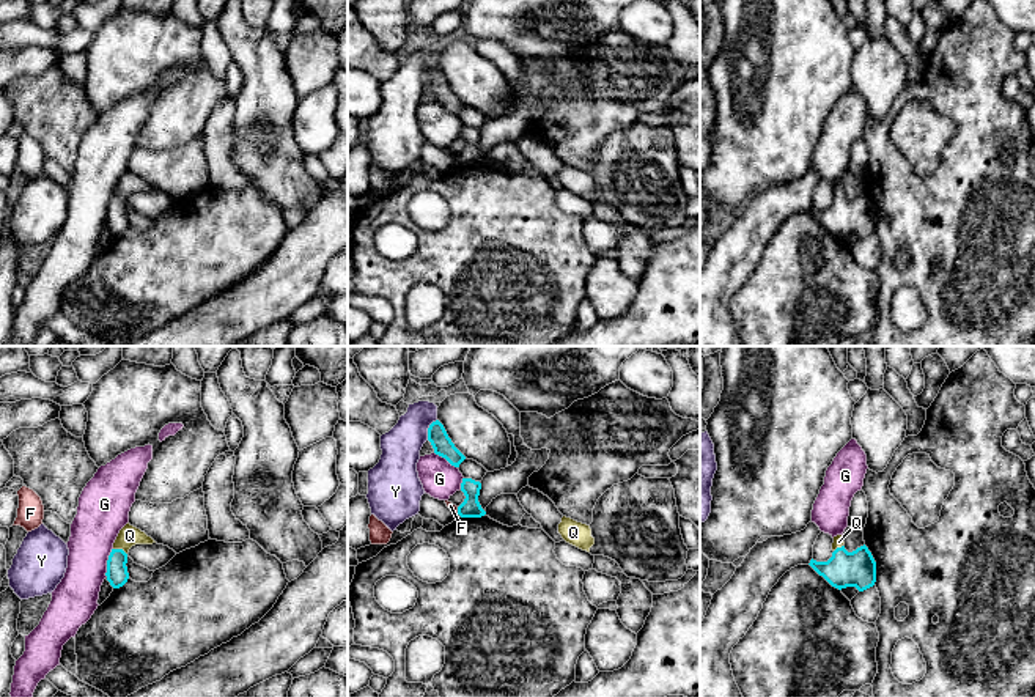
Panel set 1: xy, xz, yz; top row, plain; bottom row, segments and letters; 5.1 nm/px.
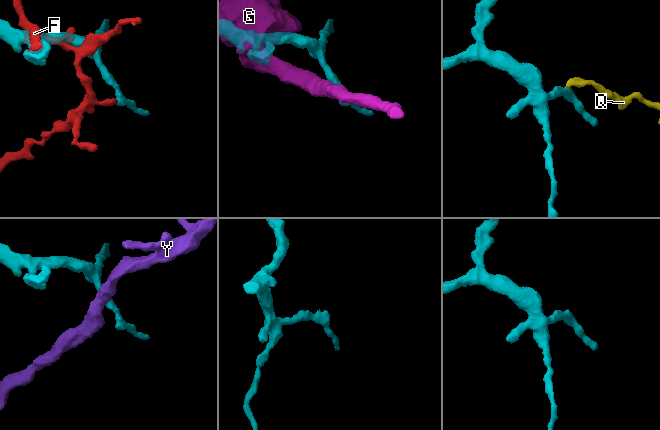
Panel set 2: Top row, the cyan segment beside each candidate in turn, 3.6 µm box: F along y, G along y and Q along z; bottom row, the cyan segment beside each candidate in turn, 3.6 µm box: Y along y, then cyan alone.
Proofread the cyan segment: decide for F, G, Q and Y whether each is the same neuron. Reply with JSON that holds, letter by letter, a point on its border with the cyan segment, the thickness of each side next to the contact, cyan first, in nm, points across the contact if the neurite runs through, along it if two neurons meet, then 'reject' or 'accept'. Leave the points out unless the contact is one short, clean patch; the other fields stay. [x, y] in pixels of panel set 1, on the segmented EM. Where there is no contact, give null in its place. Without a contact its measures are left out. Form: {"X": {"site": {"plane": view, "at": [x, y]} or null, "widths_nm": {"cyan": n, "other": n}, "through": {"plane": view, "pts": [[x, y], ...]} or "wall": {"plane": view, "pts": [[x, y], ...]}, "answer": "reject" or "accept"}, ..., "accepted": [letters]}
{"F": {"site": {"plane": "xz", "at": [458, 510]}, "widths_nm": {"cyan": 100, "other": 40}, "answer": "reject"}, "G": {"site": {"plane": "xy", "at": [107, 562]}, "widths_nm": {"cyan": 110, "other": 240}, "wall": {"plane": "xy", "pts": [[112, 548], [107, 557], [106, 576]]}, "answer": "reject"}, "Q": {"site": {"plane": "xy", "at": [120, 549]}, "widths_nm": {"cyan": 110, "other": 110}, "through": {"plane": "xy", "pts": [[117, 573], [120, 549], [129, 535]]}, "answer": "accept"}, "Y": {"site": {"plane": "xz", "at": [428, 430]}, "widths_nm": {"cyan": 100, "other": 200}, "wall": {"plane": "xz", "pts": [[436, 419], [428, 428], [427, 439]]}, "answer": "reject"}, "accepted": ["Q"]}

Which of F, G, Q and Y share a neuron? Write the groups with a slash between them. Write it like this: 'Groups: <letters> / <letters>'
Groups: F / G / Q / Y

